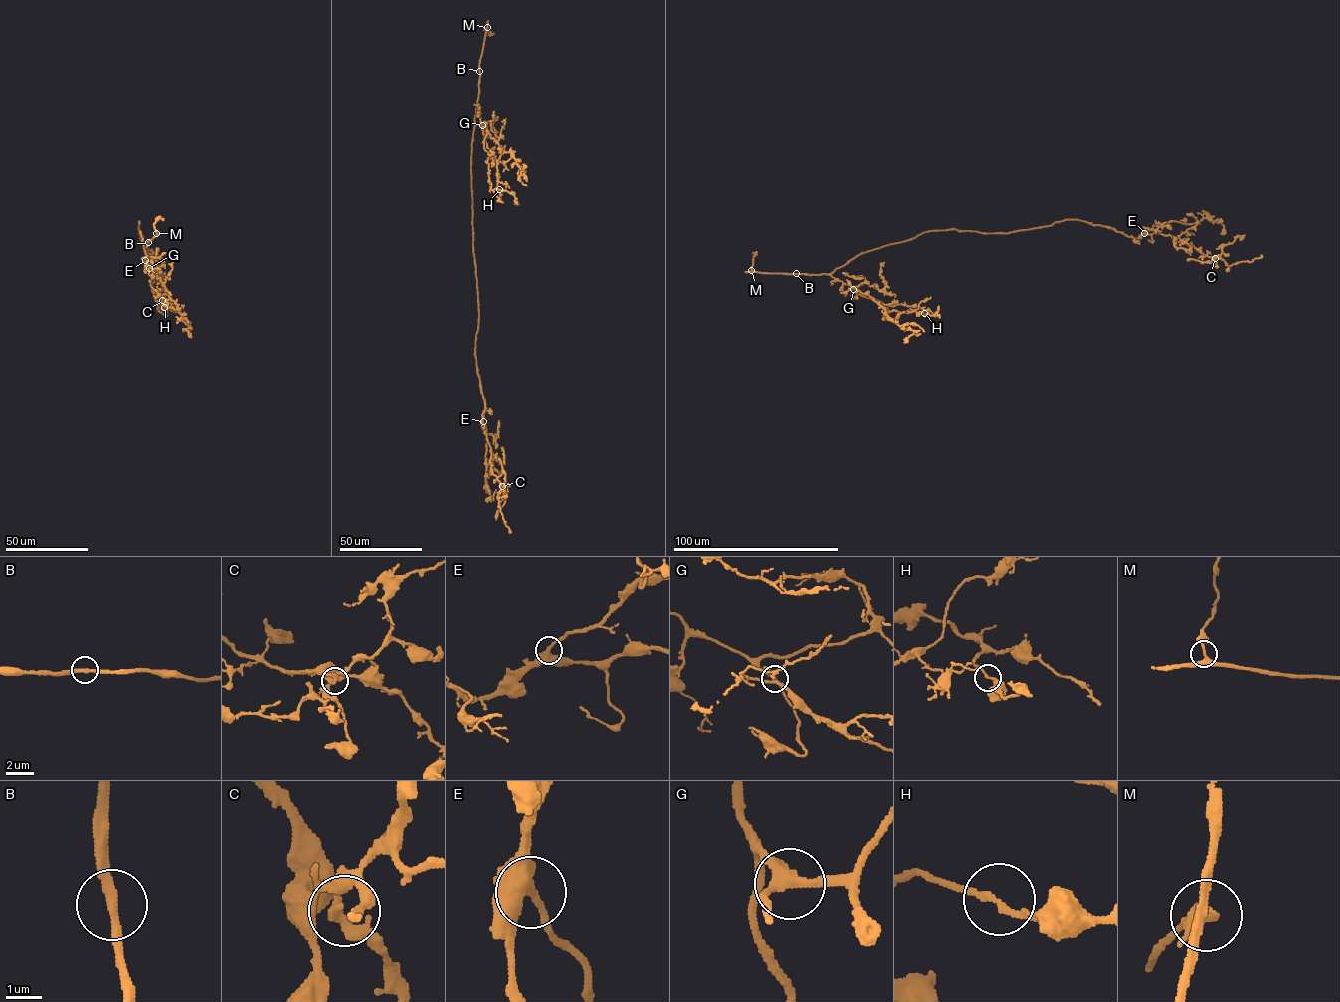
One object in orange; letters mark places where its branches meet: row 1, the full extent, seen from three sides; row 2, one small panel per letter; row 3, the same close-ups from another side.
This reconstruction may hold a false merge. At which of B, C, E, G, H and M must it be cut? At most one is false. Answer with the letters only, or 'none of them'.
none of them

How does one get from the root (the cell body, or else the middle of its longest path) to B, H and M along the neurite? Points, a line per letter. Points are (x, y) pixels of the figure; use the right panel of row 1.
B: (980, 233), (955, 229), (926, 231), (908, 240), (861, 253), (830, 273), (796, 274)
H: (980, 233), (924, 232), (861, 253), (831, 273), (863, 296), (891, 306), (919, 306), (924, 313)
M: (980, 233), (955, 229), (924, 232), (908, 240), (861, 253), (827, 274), (751, 270)

